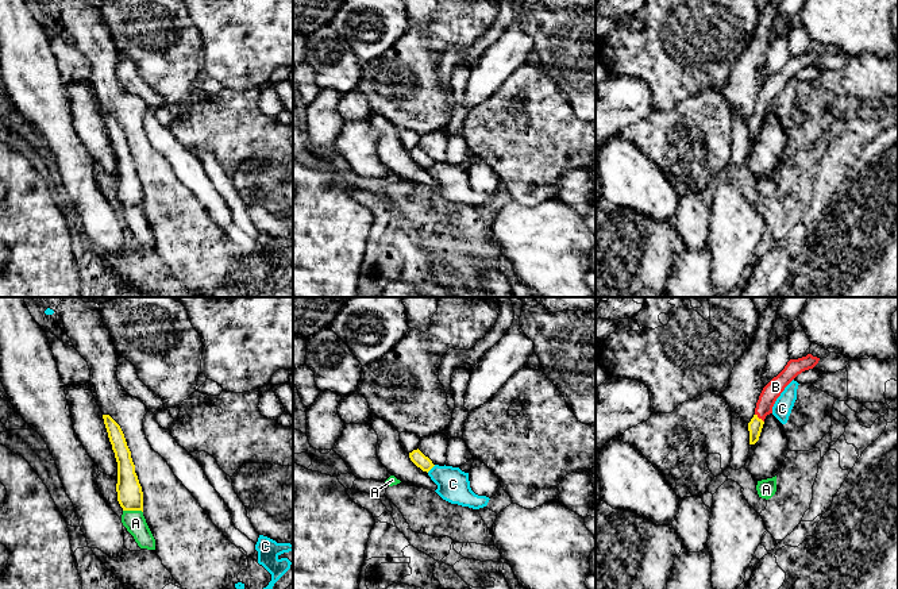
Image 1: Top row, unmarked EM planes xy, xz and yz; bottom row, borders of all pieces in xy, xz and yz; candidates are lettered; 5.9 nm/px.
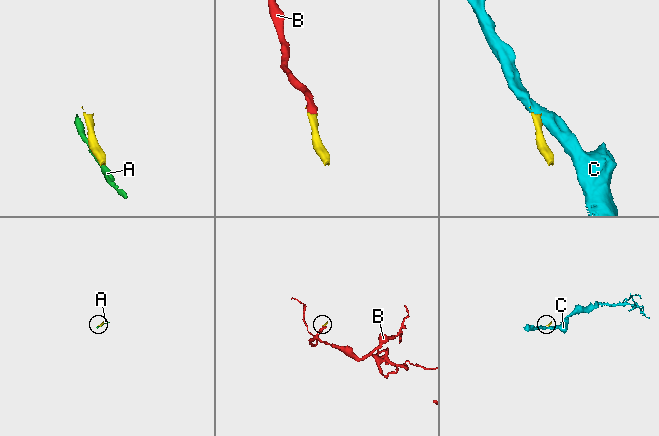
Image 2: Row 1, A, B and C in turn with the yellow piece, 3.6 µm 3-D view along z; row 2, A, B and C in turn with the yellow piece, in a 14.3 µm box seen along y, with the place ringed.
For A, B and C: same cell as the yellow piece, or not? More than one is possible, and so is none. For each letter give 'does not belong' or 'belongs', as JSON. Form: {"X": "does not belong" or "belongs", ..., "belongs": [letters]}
{"A": "does not belong", "B": "belongs", "C": "does not belong", "belongs": ["B"]}

